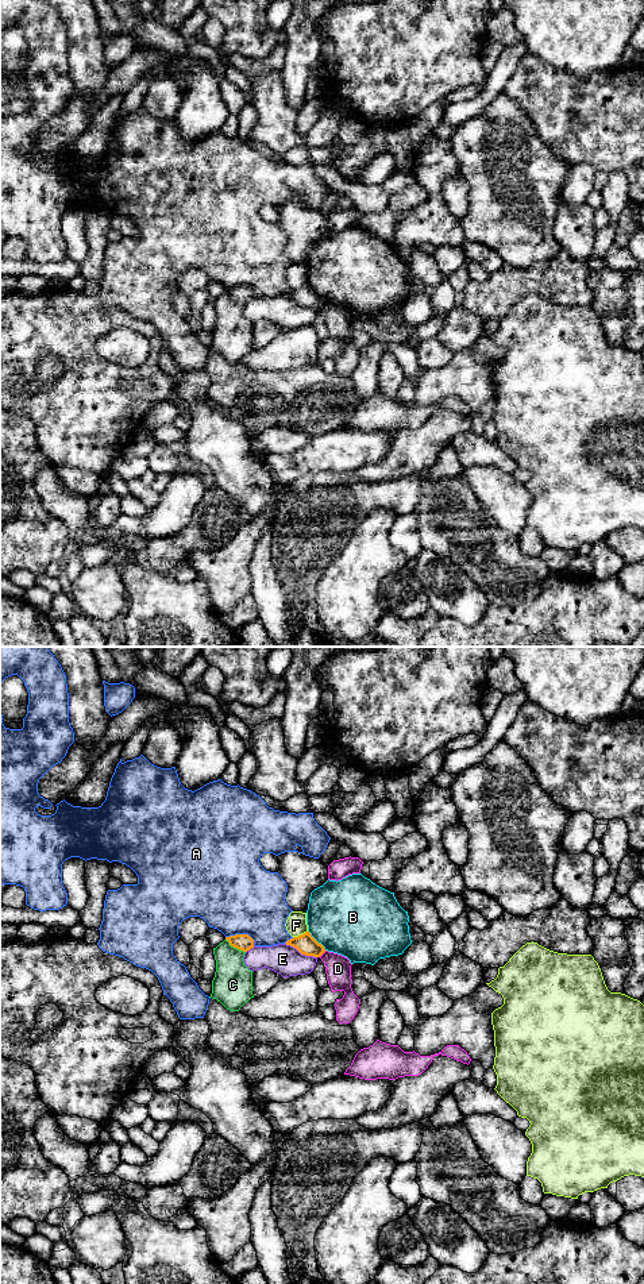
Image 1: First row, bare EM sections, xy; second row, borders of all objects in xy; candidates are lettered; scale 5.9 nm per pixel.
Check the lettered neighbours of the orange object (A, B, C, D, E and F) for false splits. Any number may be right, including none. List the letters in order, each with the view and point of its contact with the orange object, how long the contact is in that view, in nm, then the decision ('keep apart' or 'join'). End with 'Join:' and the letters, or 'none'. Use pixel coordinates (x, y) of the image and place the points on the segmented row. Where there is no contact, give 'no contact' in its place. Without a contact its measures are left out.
A: xy (242, 934) | 190 nm | keep apart
B: xy (315, 940) | 160 nm | keep apart
C: xy (235, 947) | 150 nm | keep apart
D: xy (322, 953) | 60 nm | keep apart
E: xy (301, 953) | 220 nm | keep apart
F: xy (301, 934) | 100 nm | keep apart
Join: none

